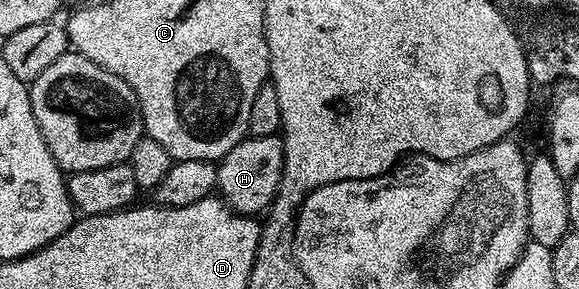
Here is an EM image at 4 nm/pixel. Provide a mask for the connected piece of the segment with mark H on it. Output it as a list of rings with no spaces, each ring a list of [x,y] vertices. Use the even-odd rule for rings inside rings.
[[[279,134],[245,137],[219,160],[216,169],[216,191],[219,198],[238,214],[256,217],[267,212],[268,206],[275,199],[283,172],[284,140]]]

